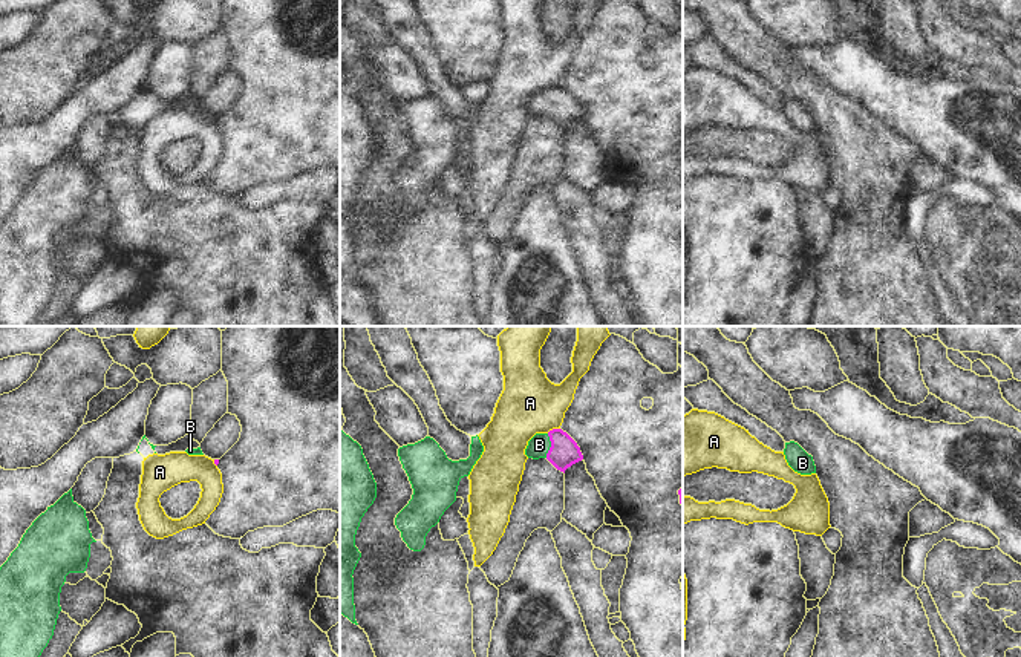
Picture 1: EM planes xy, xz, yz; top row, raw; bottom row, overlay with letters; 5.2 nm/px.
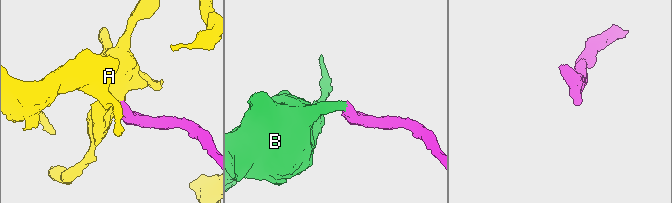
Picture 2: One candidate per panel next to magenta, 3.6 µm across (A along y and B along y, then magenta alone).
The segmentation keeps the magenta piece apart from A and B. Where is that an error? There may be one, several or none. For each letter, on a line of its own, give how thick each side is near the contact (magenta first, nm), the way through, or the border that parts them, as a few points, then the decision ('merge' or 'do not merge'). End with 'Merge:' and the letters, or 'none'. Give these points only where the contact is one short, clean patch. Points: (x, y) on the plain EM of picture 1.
A: 160 nm thick on the magenta side, 320 nm on the other; border along xz (559, 84), (547, 89); do not merge
B: 160 nm thick on the magenta side, 110 nm on the other; runs through xz (564, 109), (551, 103), (539, 101); merge
Merge: B

